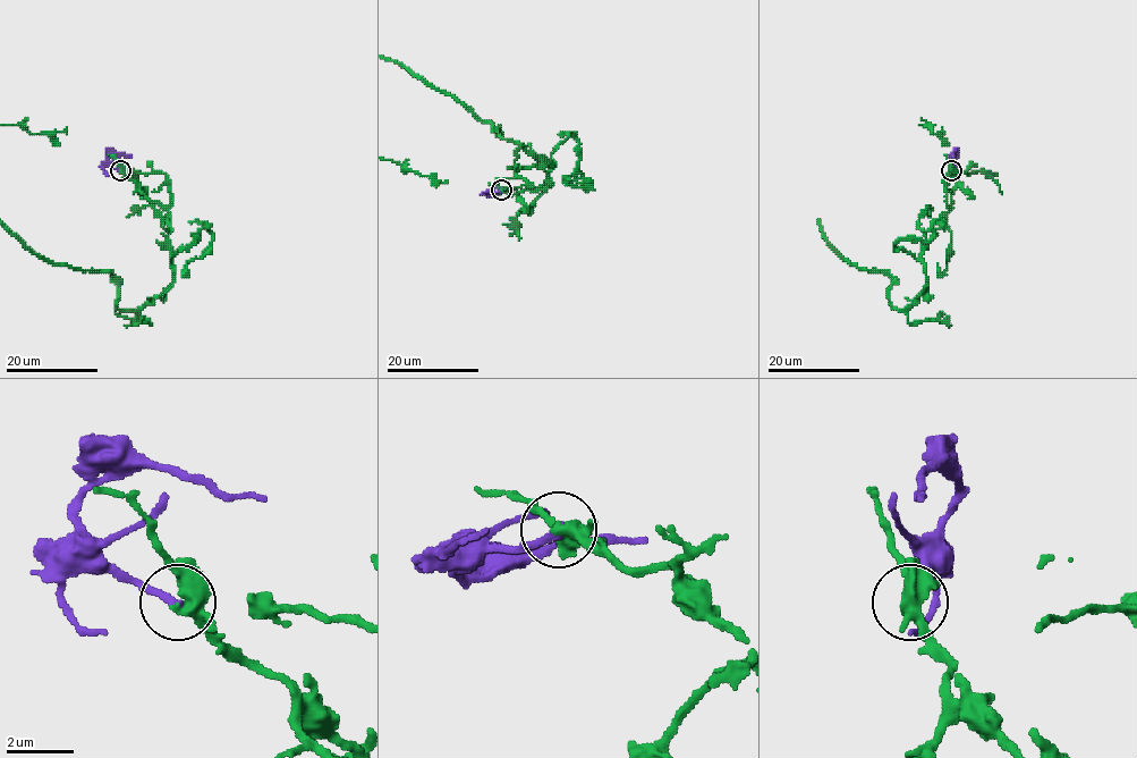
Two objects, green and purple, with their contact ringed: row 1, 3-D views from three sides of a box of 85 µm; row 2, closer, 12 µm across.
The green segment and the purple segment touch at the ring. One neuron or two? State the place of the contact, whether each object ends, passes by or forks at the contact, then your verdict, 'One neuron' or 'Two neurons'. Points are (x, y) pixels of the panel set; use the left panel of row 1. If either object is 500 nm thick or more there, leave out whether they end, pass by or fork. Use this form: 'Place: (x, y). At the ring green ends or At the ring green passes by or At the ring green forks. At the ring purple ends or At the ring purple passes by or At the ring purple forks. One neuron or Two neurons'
Place: (120, 170). At the ring green forks. At the ring purple ends. One neuron

